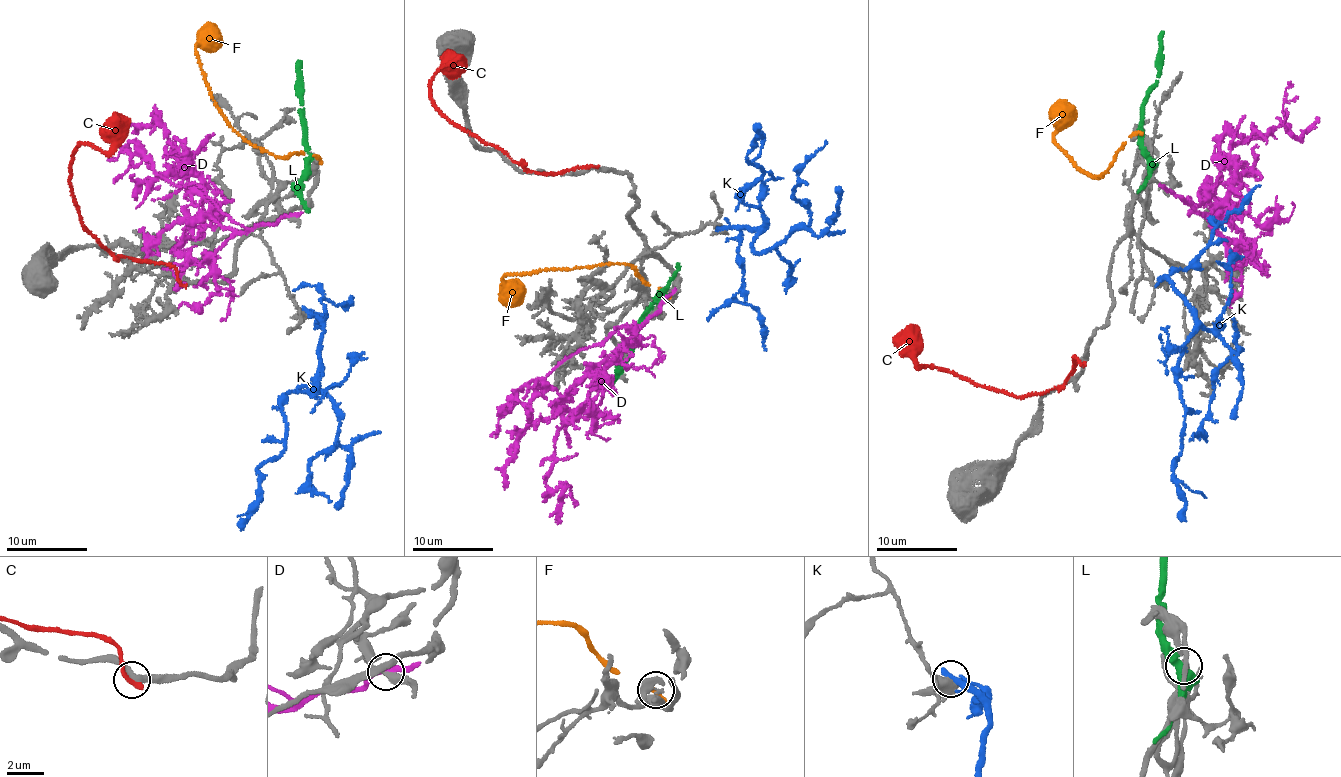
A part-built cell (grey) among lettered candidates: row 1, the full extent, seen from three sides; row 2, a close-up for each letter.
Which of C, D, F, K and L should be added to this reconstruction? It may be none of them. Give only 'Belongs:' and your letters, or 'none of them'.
Belongs: D

